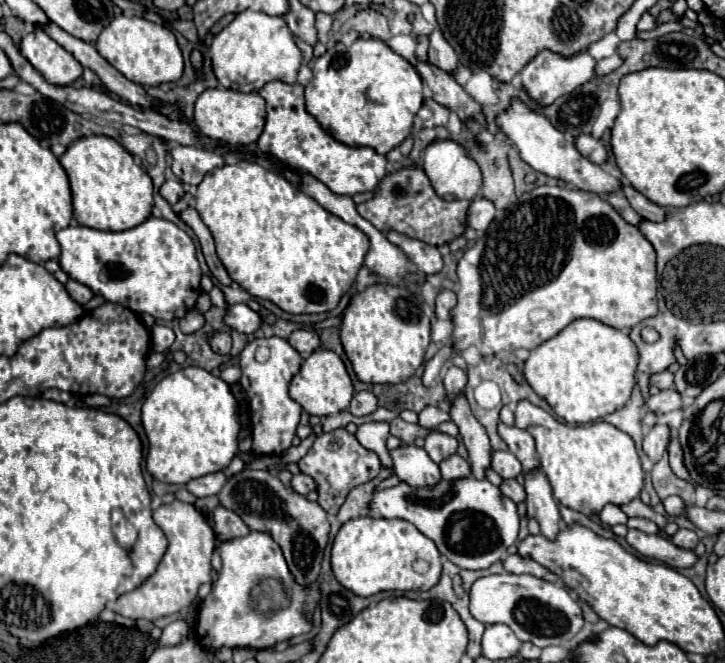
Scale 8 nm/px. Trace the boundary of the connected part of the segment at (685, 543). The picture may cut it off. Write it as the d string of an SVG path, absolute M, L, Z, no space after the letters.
M680 528L670 540L674 546L684 548L684 550L694 550L694 546L698 544L698 536L692 530L684 530L684 528Z

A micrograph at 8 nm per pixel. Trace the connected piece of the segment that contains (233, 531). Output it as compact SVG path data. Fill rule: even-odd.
M218 506L214 510L214 532L216 532L218 540L230 540L230 538L250 534L250 530L242 522L242 518L238 514L234 514L232 510L226 510L222 506Z

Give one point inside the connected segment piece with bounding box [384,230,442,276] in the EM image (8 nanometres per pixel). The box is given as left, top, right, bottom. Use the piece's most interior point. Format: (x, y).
(426, 258)

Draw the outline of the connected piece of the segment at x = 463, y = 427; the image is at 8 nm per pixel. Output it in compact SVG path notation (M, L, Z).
M458 396L450 408L450 418L458 426L462 442L468 450L468 460L472 466L474 478L486 478L486 470L492 462L492 446L484 426L472 416L464 396Z

